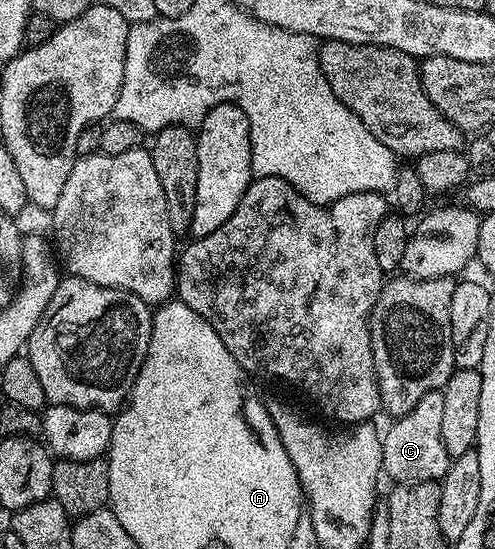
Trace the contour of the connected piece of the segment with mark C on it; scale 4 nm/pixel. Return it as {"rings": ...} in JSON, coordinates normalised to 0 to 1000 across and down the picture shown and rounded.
{"rings":[[[887,710],[857,718],[824,754],[802,760],[770,796],[772,860],[804,882],[846,882],[867,874],[885,878],[909,852],[911,831],[897,820],[889,798],[889,767],[897,756],[897,718]]]}

